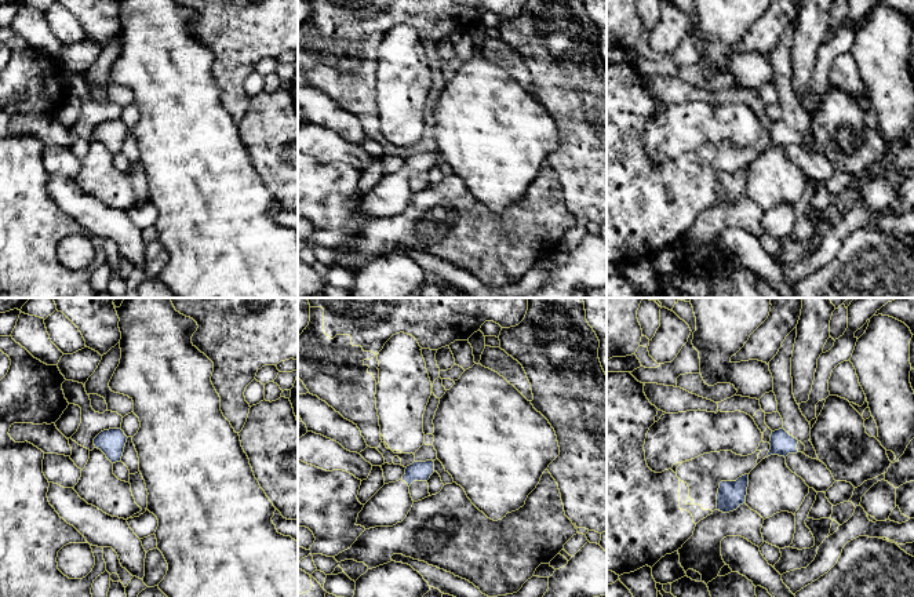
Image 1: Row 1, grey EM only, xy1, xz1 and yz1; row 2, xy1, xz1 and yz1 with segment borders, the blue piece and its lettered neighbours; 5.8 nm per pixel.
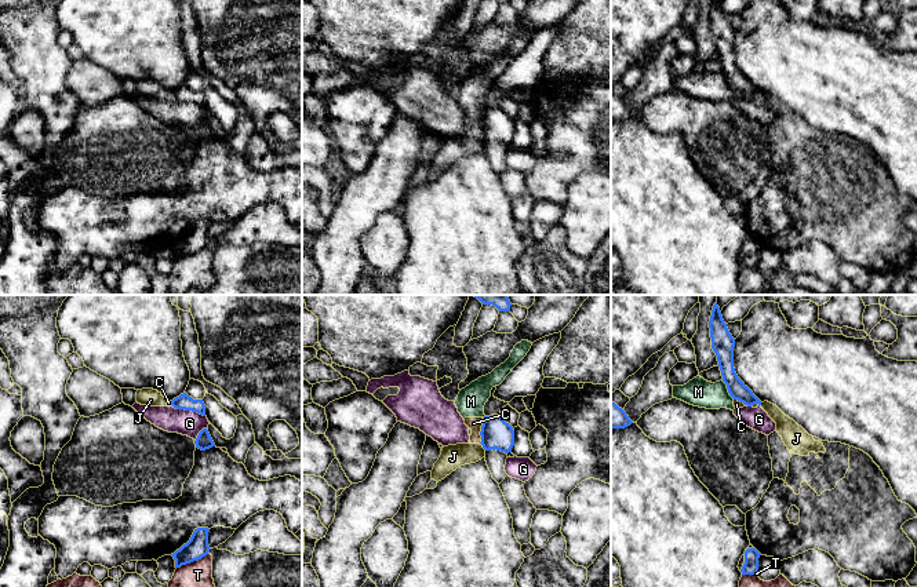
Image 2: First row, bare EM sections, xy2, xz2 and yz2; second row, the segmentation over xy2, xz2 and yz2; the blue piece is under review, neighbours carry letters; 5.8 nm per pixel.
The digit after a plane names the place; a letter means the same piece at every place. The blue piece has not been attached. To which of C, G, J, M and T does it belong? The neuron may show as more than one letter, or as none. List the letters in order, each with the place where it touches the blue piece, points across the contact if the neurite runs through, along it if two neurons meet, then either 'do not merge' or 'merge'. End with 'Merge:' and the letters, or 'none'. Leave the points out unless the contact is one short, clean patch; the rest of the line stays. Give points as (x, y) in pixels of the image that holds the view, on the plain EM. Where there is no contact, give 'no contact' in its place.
C: xz2 (480, 123) | along xz2 (484, 110), (480, 119), (479, 134) | do not merge
G: xy2 (189, 101) | along xy2 (173, 97), (181, 101), (196, 102), (204, 108) | do not merge
J: xz2 (483, 138) | along xz2 (480, 134), (486, 141) | do not merge
M: yz2 (728, 81) | do not merge
T: xy2 (192, 252) | do not merge
Merge: none

